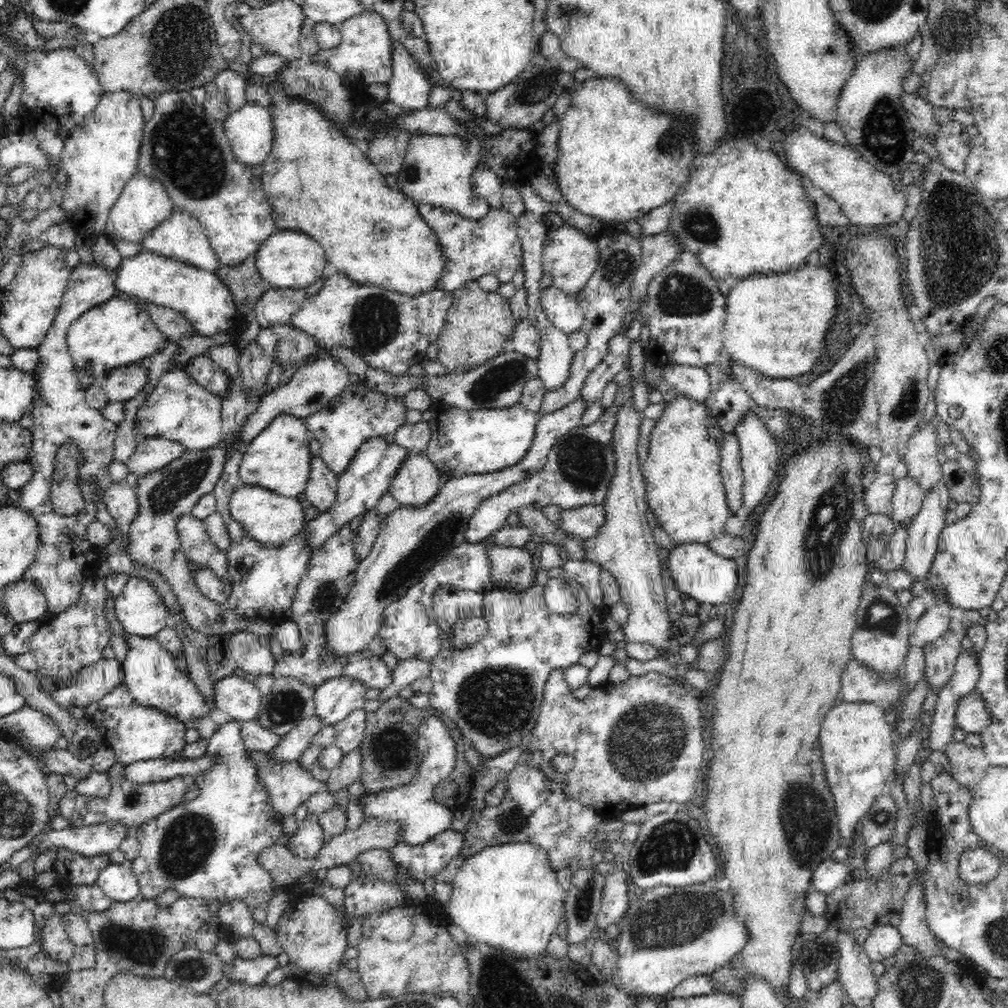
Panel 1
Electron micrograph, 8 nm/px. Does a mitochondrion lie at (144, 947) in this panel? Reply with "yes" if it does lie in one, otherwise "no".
yes

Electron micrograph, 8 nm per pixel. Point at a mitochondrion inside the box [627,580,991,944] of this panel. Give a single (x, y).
(805, 816)

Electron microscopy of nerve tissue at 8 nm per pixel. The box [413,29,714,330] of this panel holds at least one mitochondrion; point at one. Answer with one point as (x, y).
(534, 89)

